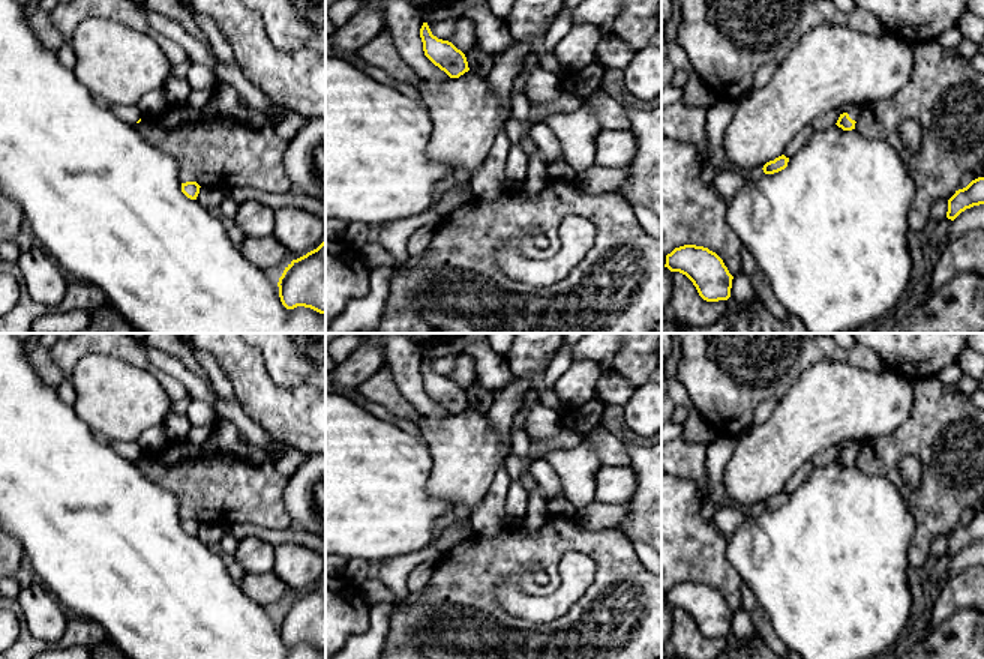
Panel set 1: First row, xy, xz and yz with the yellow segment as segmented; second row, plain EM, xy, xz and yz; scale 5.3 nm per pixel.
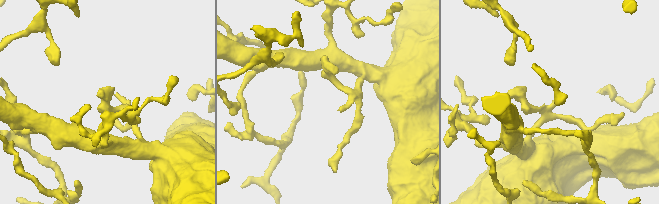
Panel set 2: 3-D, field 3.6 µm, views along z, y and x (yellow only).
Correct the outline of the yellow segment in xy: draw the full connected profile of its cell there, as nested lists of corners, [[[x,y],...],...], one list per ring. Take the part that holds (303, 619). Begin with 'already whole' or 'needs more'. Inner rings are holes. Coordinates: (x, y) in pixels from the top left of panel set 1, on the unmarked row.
already whole | [[[326,576],[316,585],[292,596],[278,623],[286,645],[304,642],[326,651]]]

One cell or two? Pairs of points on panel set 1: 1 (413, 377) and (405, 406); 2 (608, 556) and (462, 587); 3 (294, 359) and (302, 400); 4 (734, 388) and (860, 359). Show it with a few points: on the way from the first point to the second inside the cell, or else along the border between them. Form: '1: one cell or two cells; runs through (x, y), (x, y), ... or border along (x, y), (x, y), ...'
1: two cells; border along (390, 368), (392, 379), (399, 392), (422, 413)
2: one cell; runs through (572, 542), (515, 550), (498, 559)
3: two cells; border along (267, 368), (267, 373), (278, 385), (309, 386)
4: one cell; runs through (765, 365), (773, 365), (785, 353), (828, 353)

